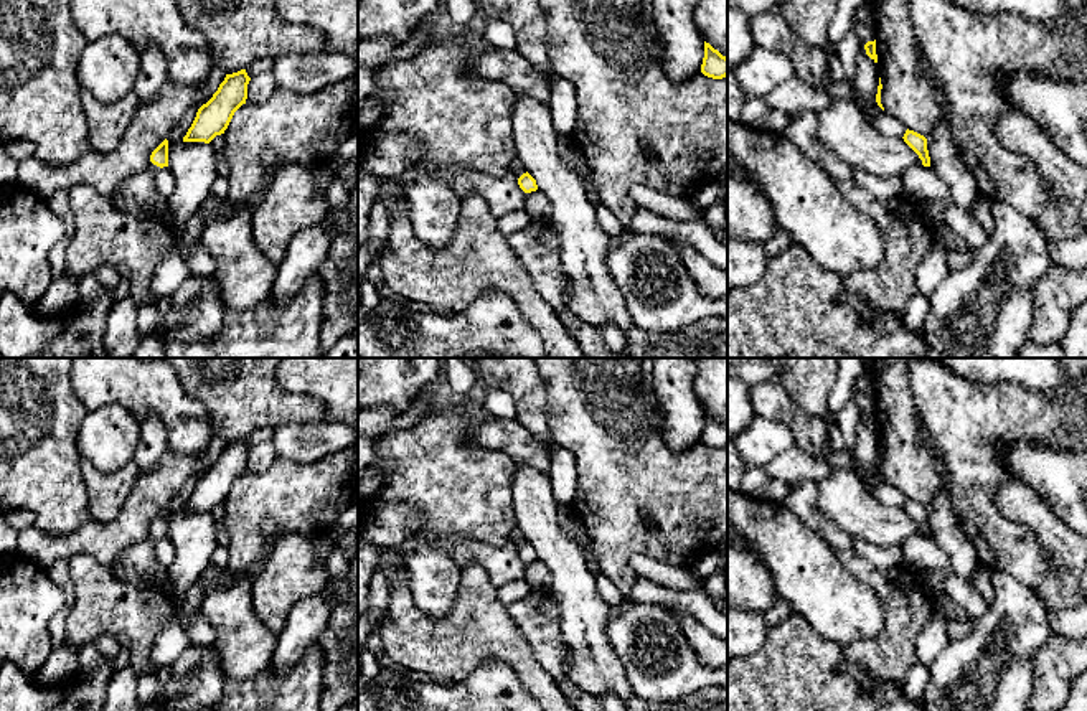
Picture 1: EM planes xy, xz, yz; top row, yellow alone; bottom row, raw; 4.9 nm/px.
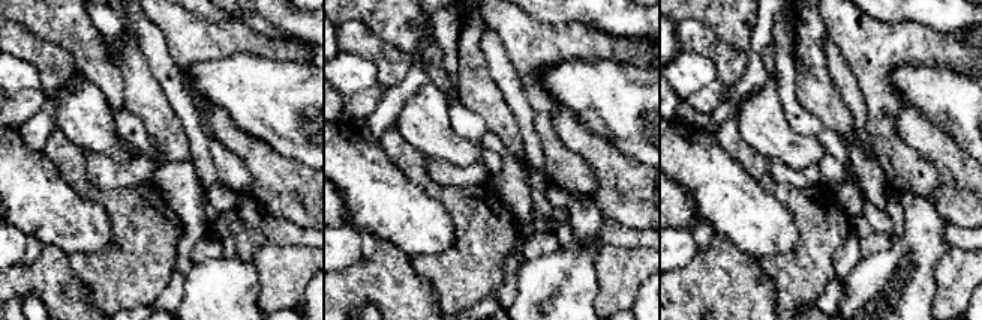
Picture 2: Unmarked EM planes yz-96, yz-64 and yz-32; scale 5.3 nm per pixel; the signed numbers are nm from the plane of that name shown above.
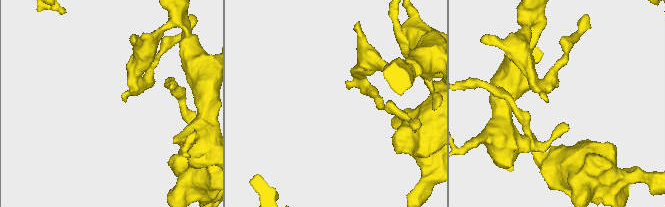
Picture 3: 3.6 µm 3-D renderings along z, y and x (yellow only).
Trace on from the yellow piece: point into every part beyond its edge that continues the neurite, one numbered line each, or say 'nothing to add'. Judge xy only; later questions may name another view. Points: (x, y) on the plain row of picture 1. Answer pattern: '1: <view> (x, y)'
1: xy (137, 565)

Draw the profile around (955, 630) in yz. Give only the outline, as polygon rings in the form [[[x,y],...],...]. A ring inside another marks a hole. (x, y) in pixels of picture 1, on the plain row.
[[[967,619],[963,622],[947,620],[947,635],[950,642],[955,642],[968,635],[972,629],[973,629],[973,619]]]

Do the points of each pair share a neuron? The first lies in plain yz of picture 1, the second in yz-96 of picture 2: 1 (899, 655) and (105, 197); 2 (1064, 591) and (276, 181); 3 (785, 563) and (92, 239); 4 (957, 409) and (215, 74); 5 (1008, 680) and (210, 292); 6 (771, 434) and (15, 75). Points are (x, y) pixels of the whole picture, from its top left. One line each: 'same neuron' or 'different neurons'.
1: same neuron
2: same neuron
3: same neuron
4: different neurons
5: same neuron
6: same neuron

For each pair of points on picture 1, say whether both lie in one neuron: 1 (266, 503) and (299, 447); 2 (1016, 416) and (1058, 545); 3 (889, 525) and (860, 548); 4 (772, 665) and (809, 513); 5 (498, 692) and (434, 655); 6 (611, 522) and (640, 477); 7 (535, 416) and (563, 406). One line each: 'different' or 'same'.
1: different
2: different
3: different
4: different
5: different
6: same
7: different

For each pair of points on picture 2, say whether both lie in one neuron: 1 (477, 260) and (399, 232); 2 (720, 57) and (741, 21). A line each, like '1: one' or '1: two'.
1: two
2: two

